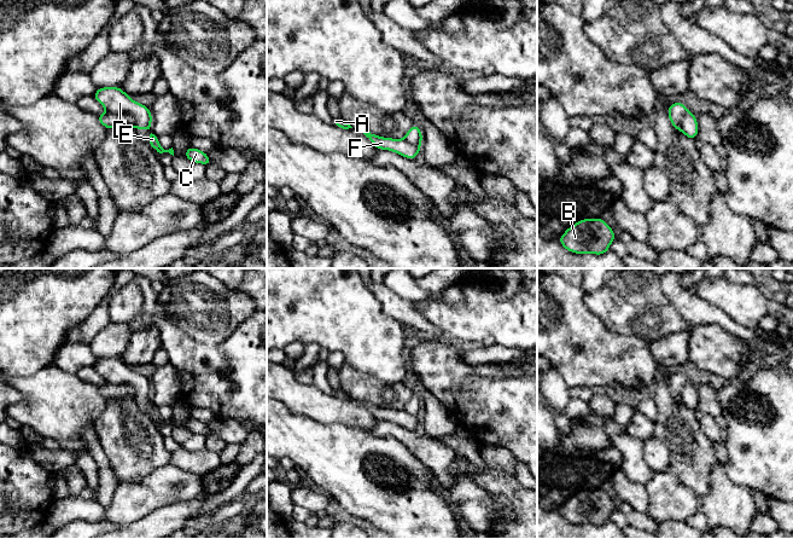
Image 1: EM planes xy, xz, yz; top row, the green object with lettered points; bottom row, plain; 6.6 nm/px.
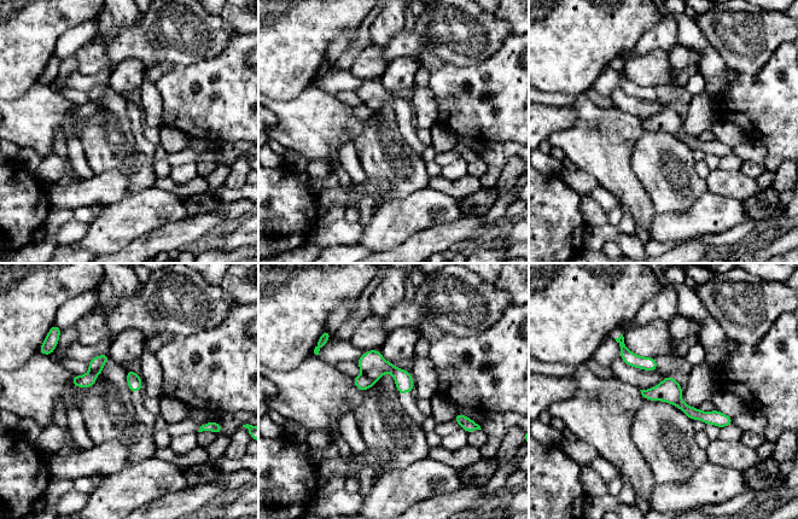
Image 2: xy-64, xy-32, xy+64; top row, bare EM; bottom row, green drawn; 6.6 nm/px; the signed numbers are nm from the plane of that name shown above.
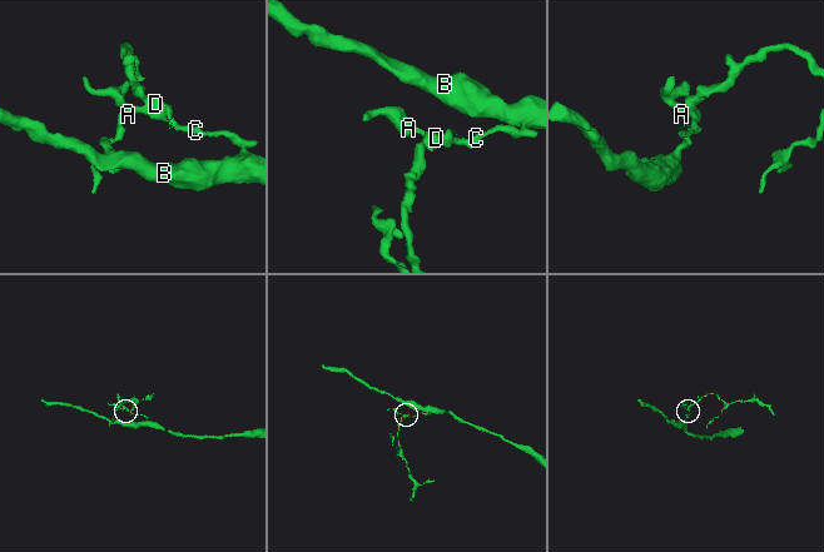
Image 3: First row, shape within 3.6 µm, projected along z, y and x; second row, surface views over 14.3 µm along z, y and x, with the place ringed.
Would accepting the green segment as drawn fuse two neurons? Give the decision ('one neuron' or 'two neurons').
two neurons

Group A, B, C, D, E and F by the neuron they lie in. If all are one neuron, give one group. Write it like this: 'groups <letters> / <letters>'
groups A B C E F / D

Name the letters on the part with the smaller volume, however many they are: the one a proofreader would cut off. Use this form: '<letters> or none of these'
D

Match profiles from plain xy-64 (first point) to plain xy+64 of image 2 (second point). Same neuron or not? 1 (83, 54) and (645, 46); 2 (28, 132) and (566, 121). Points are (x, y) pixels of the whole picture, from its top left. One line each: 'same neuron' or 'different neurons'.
1: different neurons
2: different neurons

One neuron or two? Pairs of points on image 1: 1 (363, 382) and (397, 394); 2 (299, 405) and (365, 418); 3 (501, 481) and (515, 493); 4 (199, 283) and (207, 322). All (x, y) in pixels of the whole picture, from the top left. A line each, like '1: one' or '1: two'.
1: one
2: one
3: one
4: one

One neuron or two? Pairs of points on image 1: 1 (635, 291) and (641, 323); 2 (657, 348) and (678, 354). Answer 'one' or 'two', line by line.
1: one
2: one

